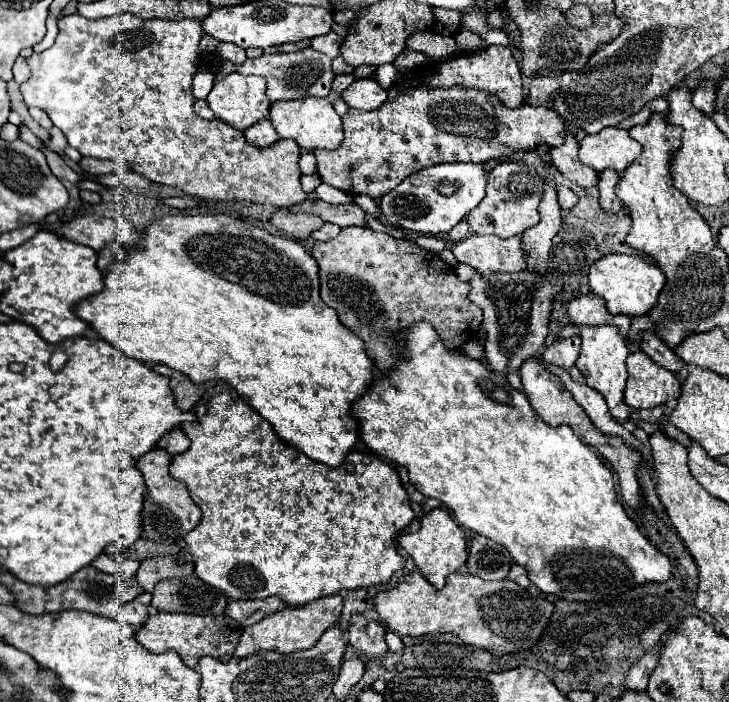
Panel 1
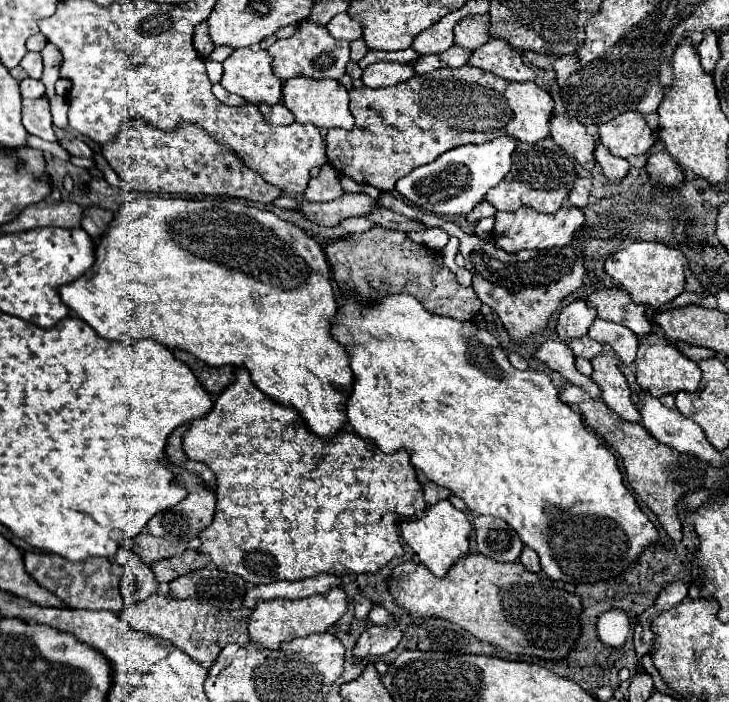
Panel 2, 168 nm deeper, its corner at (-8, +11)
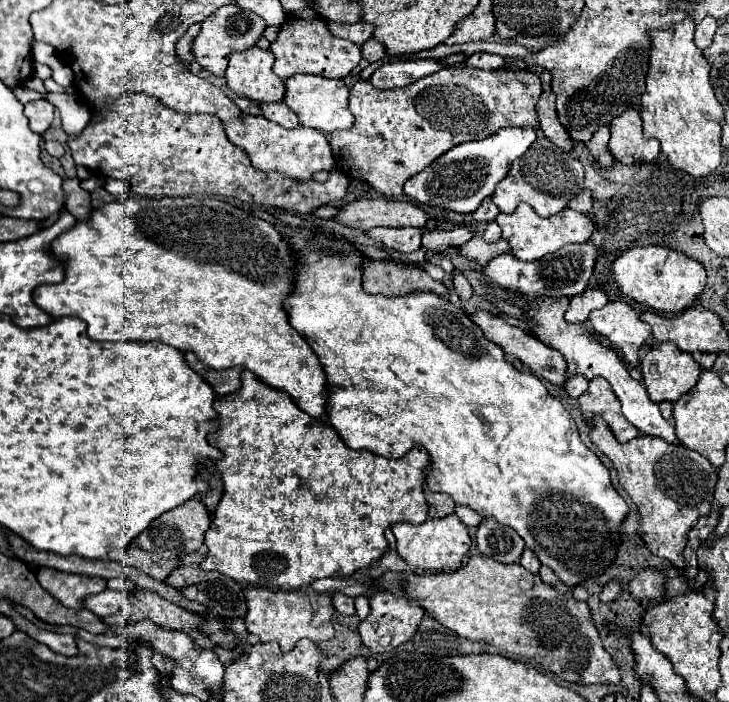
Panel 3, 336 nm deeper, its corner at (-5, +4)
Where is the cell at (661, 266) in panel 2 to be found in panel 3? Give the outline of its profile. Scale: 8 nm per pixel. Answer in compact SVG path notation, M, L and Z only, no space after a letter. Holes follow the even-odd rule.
M665 246L631 248L613 262L611 270L615 282L619 284L625 296L663 314L677 314L689 308L695 302L695 298L703 292L707 282L705 268L697 260Z

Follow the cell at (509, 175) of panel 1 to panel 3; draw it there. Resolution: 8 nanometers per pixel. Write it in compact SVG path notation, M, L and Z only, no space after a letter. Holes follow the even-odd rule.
M539 132L535 144L511 164L509 174L497 184L491 200L503 214L513 214L515 208L521 202L525 202L531 204L539 216L549 218L561 212L569 204L569 200L577 196L581 190L583 190L583 164L575 160L571 154L557 148ZM569 168L579 168L579 170L569 170Z

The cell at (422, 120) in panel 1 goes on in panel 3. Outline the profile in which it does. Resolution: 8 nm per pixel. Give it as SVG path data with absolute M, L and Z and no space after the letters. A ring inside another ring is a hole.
M451 66L401 90L377 90L367 80L357 80L349 96L355 124L347 132L329 136L335 168L351 180L369 184L381 196L401 198L405 180L453 146L485 140L507 126L539 128L539 96L541 80L529 70L483 72Z

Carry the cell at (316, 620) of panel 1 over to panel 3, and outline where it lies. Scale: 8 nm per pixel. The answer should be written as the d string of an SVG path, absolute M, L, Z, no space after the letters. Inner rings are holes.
M245 588L245 600L247 600L247 616L245 616L245 626L249 634L255 634L261 642L279 642L283 652L291 652L295 644L301 638L311 638L313 642L323 642L331 640L335 636L331 618L335 614L331 594L315 594L311 588L299 588L299 590L269 590L269 588Z

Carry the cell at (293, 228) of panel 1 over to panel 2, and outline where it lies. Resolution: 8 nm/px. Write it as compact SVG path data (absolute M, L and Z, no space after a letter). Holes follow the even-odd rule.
M344 193L342 197L328 203L310 203L302 201L300 211L318 225L340 225L348 217L366 217L378 207L378 201L364 193Z

